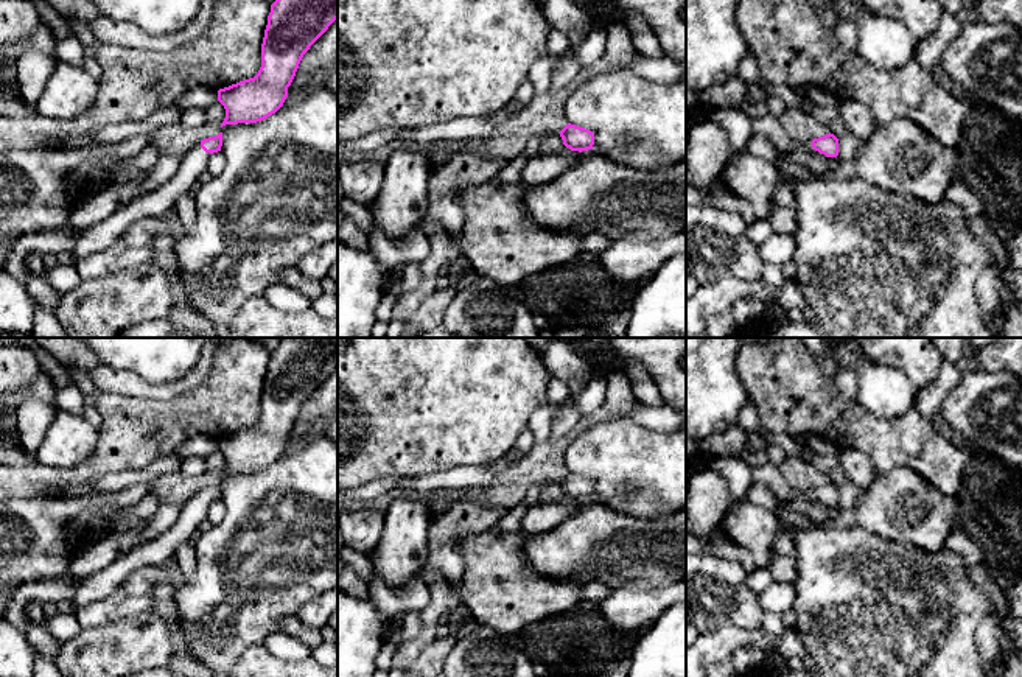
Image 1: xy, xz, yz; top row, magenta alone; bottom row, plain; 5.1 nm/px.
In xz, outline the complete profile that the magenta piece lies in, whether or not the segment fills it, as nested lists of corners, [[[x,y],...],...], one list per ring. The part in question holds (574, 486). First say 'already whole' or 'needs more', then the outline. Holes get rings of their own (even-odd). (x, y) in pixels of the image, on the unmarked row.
already whole | [[[568,472],[560,481],[563,493],[571,500],[593,498],[594,482],[590,478]]]

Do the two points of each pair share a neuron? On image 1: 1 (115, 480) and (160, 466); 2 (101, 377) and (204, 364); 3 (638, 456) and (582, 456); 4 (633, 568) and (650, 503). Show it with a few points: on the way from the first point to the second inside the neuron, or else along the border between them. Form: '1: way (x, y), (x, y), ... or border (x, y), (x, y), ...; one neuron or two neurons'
1: way (126, 480), (150, 473); one neuron
2: way (126, 382), (142, 389), (173, 389), (179, 386); one neuron
3: way (624, 456), (596, 456); one neuron
4: border (612, 508), (641, 517), (663, 517), (669, 514); two neurons

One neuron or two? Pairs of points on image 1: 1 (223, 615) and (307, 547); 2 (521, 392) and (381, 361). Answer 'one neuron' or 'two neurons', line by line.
1: one neuron
2: one neuron

